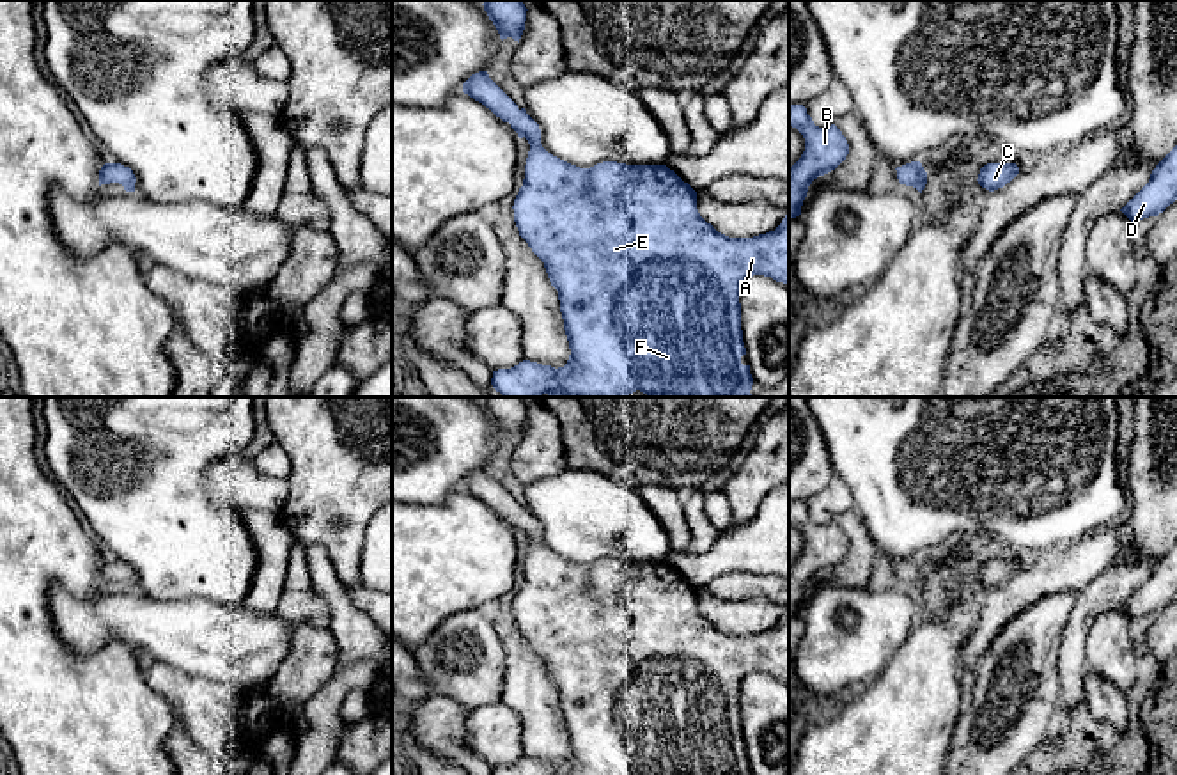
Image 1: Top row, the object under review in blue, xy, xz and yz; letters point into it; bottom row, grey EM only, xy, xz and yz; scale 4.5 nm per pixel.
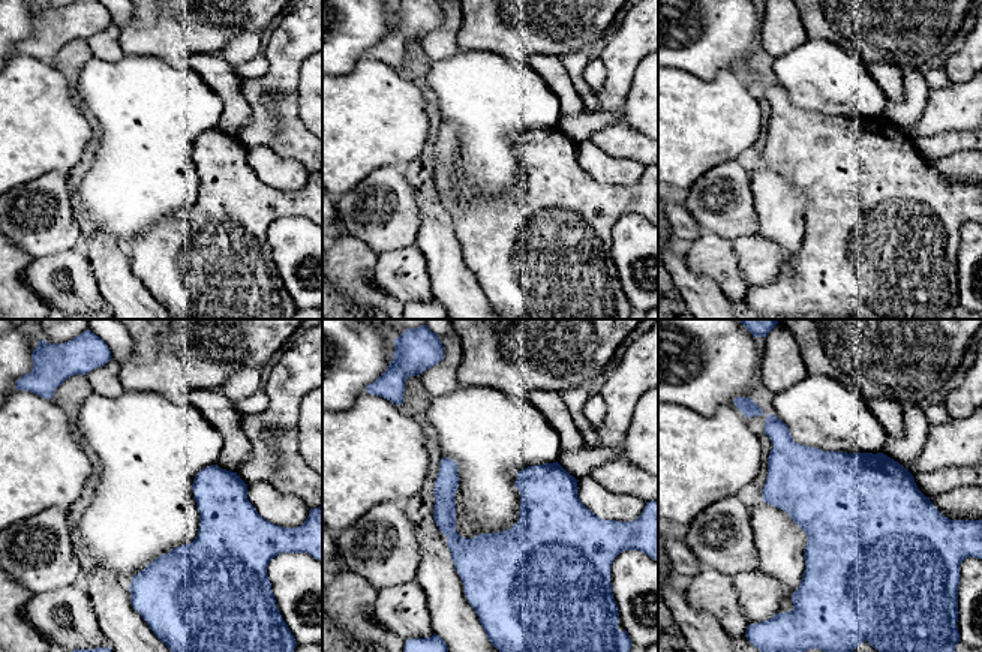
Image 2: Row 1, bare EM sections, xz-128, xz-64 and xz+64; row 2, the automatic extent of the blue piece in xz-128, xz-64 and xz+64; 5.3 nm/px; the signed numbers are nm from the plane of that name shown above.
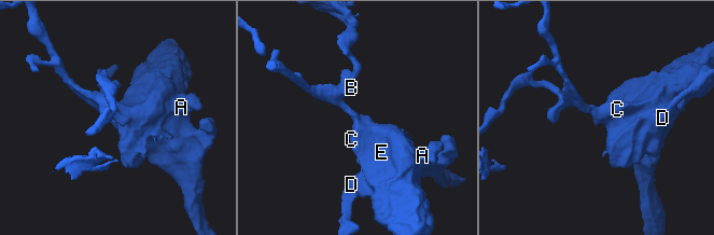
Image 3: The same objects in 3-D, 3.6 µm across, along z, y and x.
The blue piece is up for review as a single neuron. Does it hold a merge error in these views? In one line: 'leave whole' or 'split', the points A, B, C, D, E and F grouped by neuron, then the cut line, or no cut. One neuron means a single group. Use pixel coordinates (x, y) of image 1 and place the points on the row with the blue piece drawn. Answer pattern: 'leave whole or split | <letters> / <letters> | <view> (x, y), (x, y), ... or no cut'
leave whole | A B C D E F | no cut

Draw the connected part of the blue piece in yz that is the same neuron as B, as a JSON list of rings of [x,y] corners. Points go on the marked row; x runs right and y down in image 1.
[[[789,105],[789,126],[805,138],[801,158],[789,168],[789,220],[801,215],[808,186],[819,176],[835,170],[849,154],[842,131],[831,124],[819,128],[803,105]]]

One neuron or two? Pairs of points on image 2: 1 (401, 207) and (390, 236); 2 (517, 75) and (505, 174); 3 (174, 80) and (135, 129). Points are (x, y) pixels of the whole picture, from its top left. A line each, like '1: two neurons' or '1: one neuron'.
1: one neuron
2: one neuron
3: one neuron

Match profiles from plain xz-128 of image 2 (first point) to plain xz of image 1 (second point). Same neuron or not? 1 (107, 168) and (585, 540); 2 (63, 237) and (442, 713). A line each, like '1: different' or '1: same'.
1: same
2: different

